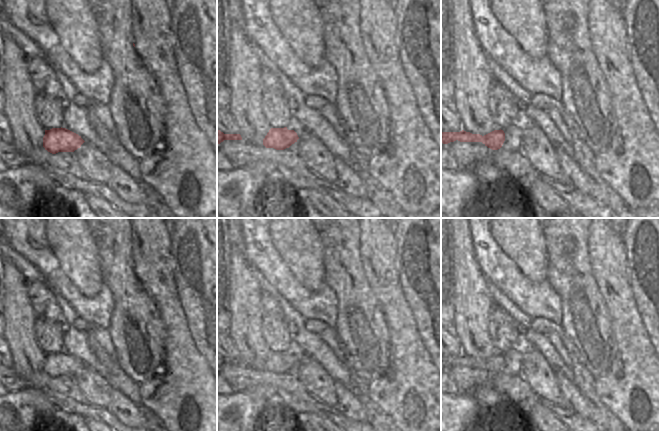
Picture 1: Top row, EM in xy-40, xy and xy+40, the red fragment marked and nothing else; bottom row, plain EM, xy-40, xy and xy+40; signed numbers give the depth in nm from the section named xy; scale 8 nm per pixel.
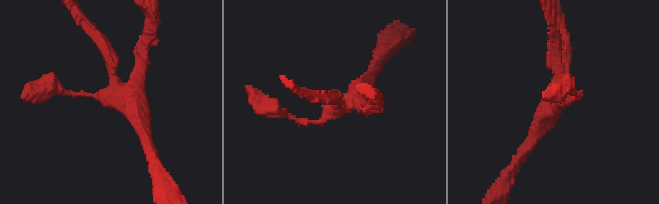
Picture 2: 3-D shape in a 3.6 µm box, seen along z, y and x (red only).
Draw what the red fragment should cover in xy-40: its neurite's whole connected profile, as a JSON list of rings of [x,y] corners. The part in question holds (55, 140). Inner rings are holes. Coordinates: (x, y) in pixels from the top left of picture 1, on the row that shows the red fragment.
[[[62,127],[45,130],[43,137],[43,147],[52,154],[58,152],[74,152],[84,142],[81,136]]]

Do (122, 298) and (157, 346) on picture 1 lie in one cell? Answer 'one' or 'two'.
one

